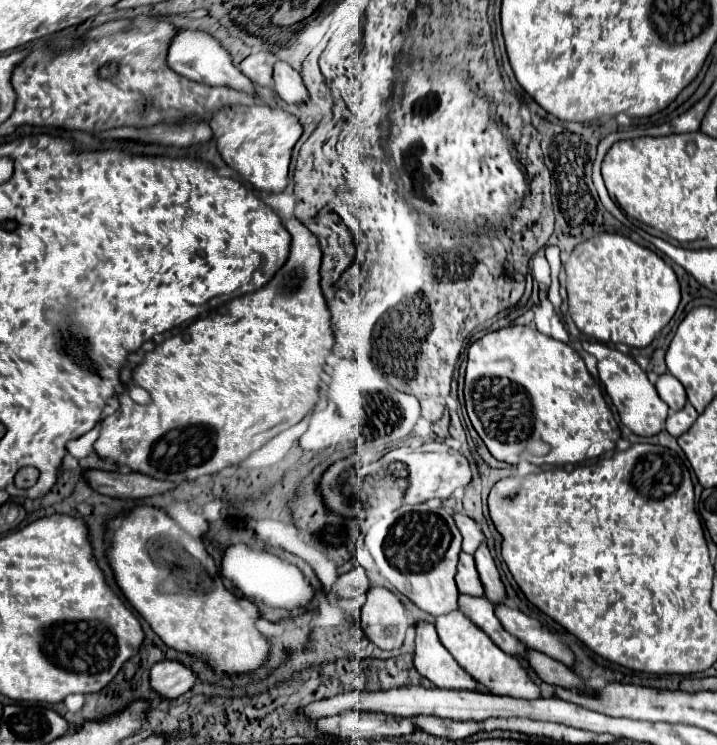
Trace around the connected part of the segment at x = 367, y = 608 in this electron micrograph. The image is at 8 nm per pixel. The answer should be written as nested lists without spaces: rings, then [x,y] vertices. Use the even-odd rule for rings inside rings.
[[[370,587],[368,595],[366,595],[366,603],[362,605],[360,613],[362,613],[360,625],[362,625],[364,633],[366,633],[366,637],[376,647],[380,647],[380,649],[398,649],[402,645],[406,629],[410,625],[408,625],[406,615],[404,615],[404,605],[400,603],[400,599],[394,593],[390,593],[384,587]]]

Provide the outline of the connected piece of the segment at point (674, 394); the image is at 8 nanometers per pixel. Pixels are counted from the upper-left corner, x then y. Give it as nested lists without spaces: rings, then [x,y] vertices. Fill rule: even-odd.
[[[664,373],[658,377],[656,381],[656,391],[660,395],[660,399],[672,409],[672,411],[678,411],[684,407],[686,403],[686,393],[684,393],[684,387],[680,385],[680,381],[676,377],[672,377],[670,373]]]

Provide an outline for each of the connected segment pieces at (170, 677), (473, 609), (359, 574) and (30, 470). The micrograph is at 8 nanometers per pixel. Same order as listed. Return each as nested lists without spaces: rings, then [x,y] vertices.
[[[164,659],[152,665],[150,669],[150,685],[168,699],[176,699],[180,695],[186,695],[192,691],[192,687],[198,683],[196,671],[192,671],[188,665],[172,659]]]
[[[460,595],[458,597],[458,611],[464,613],[476,627],[480,627],[502,651],[506,651],[510,655],[518,653],[520,657],[524,657],[526,647],[516,637],[512,637],[510,633],[504,631],[504,627],[496,619],[494,607],[488,599],[472,597],[472,595]]]
[[[356,567],[354,571],[350,573],[344,573],[336,579],[336,583],[332,585],[332,593],[338,597],[338,599],[354,599],[362,593],[366,593],[368,589],[368,579],[362,571],[362,567]]]
[[[24,467],[18,471],[15,477],[15,485],[18,488],[32,487],[38,480],[39,472],[34,467]]]

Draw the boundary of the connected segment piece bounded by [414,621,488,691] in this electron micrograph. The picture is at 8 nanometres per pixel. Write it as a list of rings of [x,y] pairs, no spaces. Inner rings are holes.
[[[416,623],[416,651],[414,651],[416,671],[430,679],[440,689],[470,689],[470,691],[488,691],[482,685],[474,683],[470,675],[454,661],[454,657],[440,643],[432,623]]]

